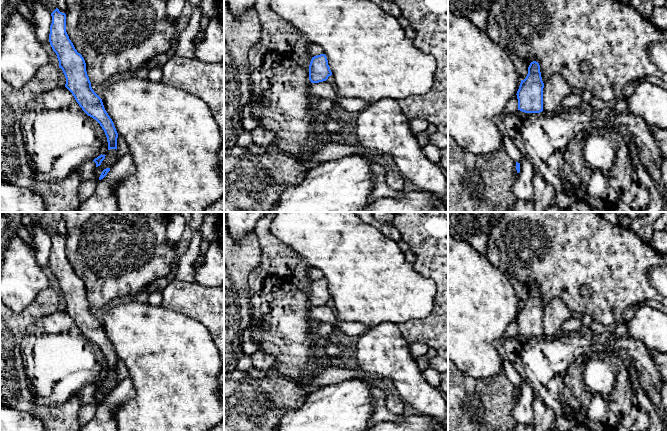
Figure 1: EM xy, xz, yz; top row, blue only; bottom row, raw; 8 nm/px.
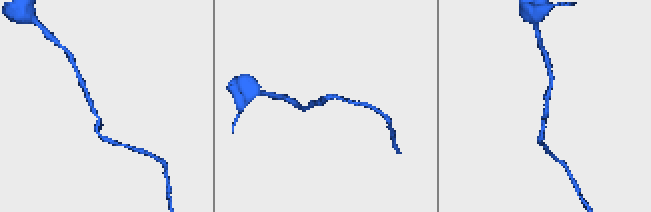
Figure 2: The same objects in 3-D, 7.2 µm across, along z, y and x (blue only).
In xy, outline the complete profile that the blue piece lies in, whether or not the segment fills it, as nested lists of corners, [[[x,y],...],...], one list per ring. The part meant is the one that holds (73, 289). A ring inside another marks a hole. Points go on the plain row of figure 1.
[[[56,232],[51,240],[49,266],[57,279],[59,292],[65,299],[65,311],[72,317],[82,334],[100,348],[107,361],[108,374],[117,374],[118,357],[102,323],[91,311],[84,282],[69,263],[66,256],[66,238]]]

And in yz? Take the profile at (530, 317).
[[[533,285],[528,291],[528,298],[521,304],[517,315],[518,334],[525,337],[540,337],[543,335],[543,312],[540,289]]]

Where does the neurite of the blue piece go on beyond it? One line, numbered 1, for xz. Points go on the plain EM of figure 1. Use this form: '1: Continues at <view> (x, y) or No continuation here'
1: No continuation here

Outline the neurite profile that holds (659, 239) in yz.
[[[655,231],[650,241],[651,246],[662,255],[667,254],[667,231]]]

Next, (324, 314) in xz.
[[[327,306],[311,307],[309,317],[314,323],[336,323],[333,311]]]

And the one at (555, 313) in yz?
[[[554,298],[544,307],[543,335],[556,336],[561,333],[562,324],[572,316],[572,311],[559,298]]]

